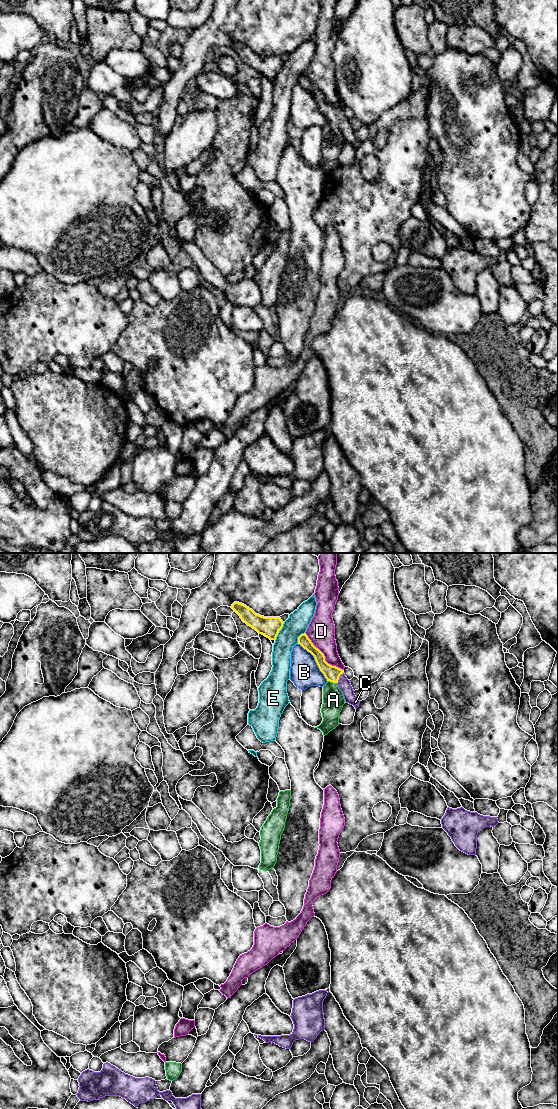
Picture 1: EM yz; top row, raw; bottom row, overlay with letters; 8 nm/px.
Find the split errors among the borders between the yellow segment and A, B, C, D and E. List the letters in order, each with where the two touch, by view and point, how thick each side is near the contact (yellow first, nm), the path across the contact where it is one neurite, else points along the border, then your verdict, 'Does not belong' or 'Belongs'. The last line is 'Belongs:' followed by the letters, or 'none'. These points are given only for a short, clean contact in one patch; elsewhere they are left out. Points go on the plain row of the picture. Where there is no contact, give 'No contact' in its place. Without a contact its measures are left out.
A: Touches yellow at yz (332, 121). Thickness 130 nm (yellow) against 180 nm. Does not belong
B: Touches yellow at yz (315, 100). Thickness 130 nm (yellow) against 240 nm. Does not belong
C: Touches yellow at yz (338, 118). Thickness 130 nm (yellow) against 100 nm. Path across: yz (332, 113), (338, 118), (344, 125). Belongs
D: Touches yellow at yz (323, 95). Thickness 130 nm (yellow) against 220 nm. Does not belong
E: Touches yellow at yz (279, 70). Thickness 160 nm (yellow) against 170 nm. Does not belong
Belongs: C

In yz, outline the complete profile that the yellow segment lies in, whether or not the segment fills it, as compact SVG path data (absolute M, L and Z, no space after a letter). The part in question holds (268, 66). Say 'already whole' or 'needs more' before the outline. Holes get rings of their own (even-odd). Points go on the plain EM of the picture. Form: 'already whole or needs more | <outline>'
already whole | M234 42L231 48L240 56L244 63L270 80L276 80L279 71L283 67L284 62L280 57L261 56L242 43Z

